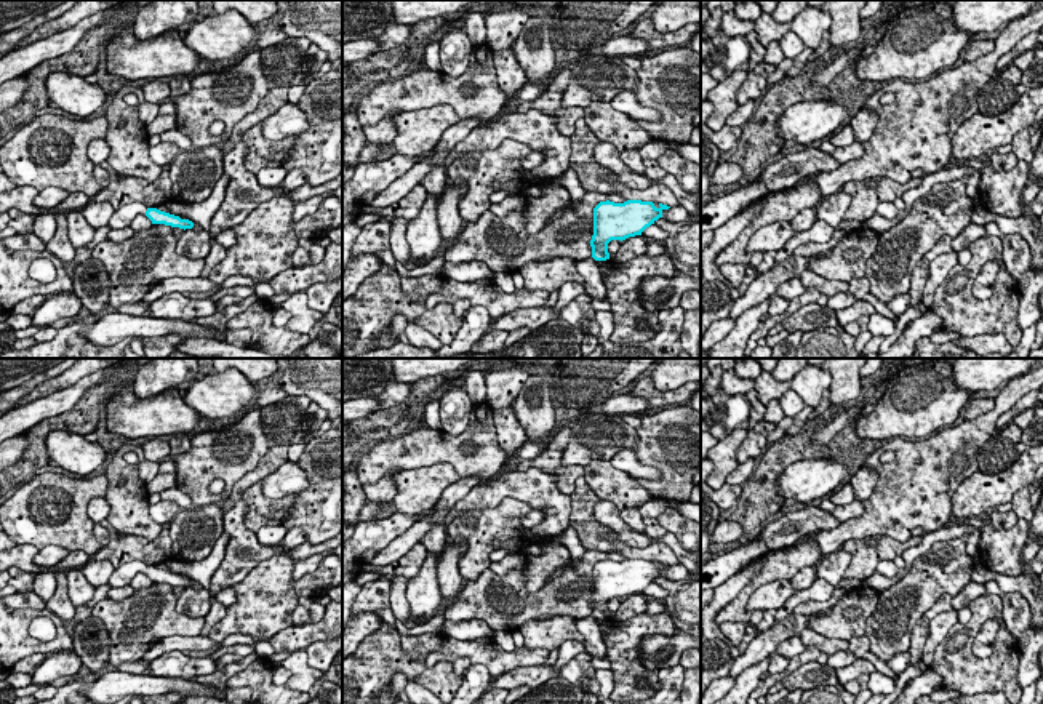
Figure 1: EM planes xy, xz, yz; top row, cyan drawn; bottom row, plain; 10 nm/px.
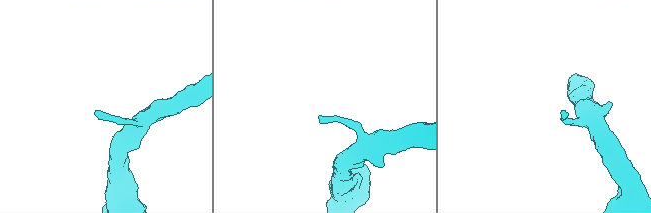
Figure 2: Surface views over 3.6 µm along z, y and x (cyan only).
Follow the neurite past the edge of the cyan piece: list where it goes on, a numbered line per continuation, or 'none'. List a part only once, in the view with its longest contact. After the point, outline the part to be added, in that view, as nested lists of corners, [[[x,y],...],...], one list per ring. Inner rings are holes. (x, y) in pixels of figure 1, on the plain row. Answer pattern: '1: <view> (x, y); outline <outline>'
1: xy (122, 576); outline [[[130,562],[122,565],[120,568],[114,570],[112,576],[109,578],[109,586],[110,587],[123,587],[123,586],[130,586],[130,582],[133,581],[133,578],[138,573],[146,573],[147,565],[142,562]]]

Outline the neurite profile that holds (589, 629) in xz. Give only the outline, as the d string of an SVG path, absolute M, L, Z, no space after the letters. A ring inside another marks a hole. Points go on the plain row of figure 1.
M593 616L579 618L579 619L576 618L574 626L584 637L587 654L590 654L592 658L606 656L606 648L600 634L600 627Z

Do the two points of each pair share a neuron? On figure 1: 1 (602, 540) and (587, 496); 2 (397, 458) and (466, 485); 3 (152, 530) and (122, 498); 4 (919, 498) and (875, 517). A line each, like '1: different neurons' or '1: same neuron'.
1: same neuron
2: different neurons
3: same neuron
4: same neuron

